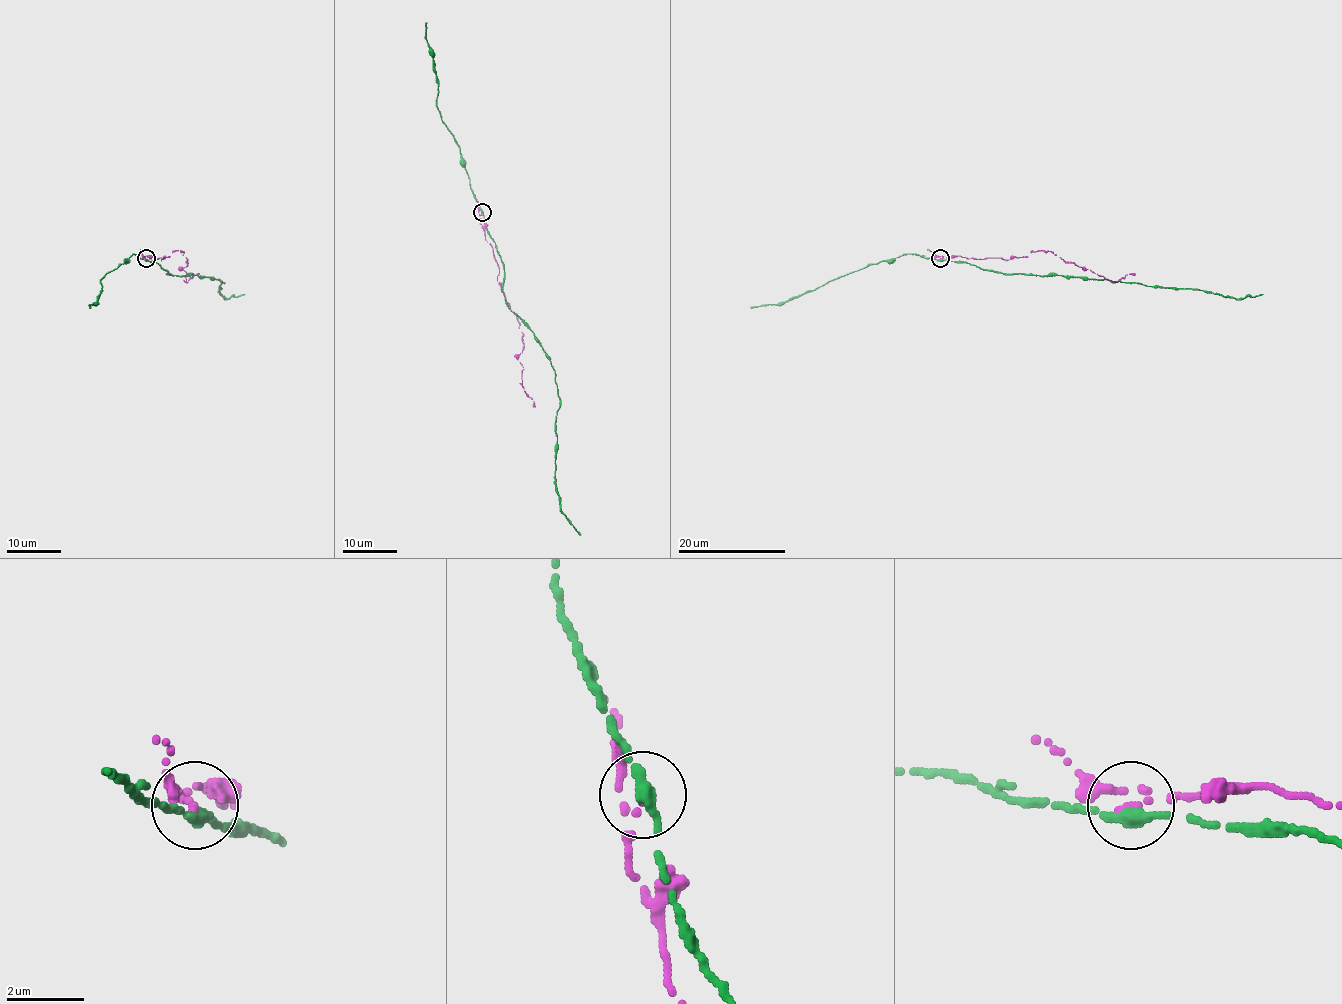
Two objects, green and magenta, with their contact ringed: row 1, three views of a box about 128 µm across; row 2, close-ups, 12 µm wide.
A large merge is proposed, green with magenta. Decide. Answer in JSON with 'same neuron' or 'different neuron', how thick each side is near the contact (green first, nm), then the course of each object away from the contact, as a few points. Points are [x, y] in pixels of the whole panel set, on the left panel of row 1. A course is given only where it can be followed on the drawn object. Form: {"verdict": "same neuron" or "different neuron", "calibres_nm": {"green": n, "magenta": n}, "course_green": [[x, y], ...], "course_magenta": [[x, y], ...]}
{"verdict": "different neuron", "calibres_nm": {"green": 400, "magenta": 130}, "course_green": [[146, 259], [155, 261], [169, 275], [219, 279], [224, 283], [219, 287], [224, 299], [244, 294]], "course_magenta": [[146, 259], [163, 257], [161, 260], [182, 251], [188, 264], [181, 269], [188, 273], [186, 282], [199, 273]]}

